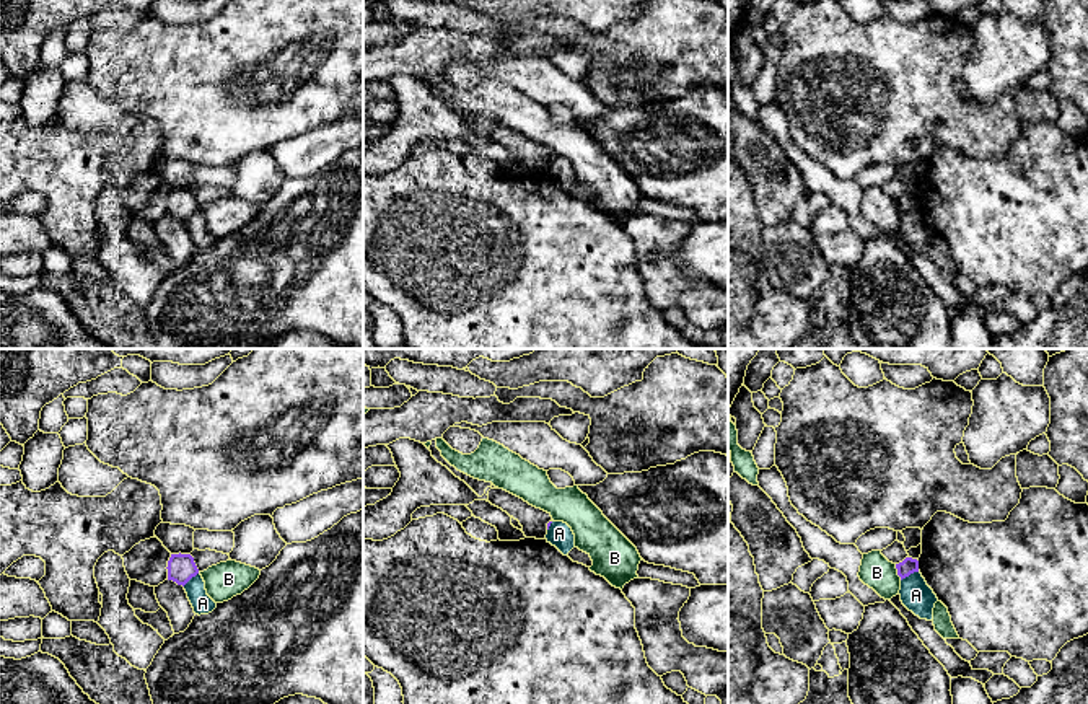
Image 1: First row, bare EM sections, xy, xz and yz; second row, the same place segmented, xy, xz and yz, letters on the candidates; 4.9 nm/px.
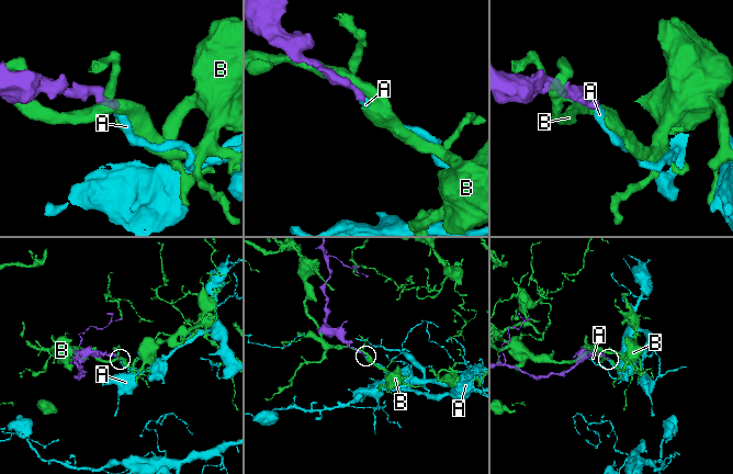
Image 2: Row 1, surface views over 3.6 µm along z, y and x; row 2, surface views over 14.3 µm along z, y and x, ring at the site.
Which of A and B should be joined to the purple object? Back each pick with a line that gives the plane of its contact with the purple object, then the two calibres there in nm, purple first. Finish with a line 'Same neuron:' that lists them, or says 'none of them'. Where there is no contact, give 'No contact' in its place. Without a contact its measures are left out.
Same neuron: none of them

